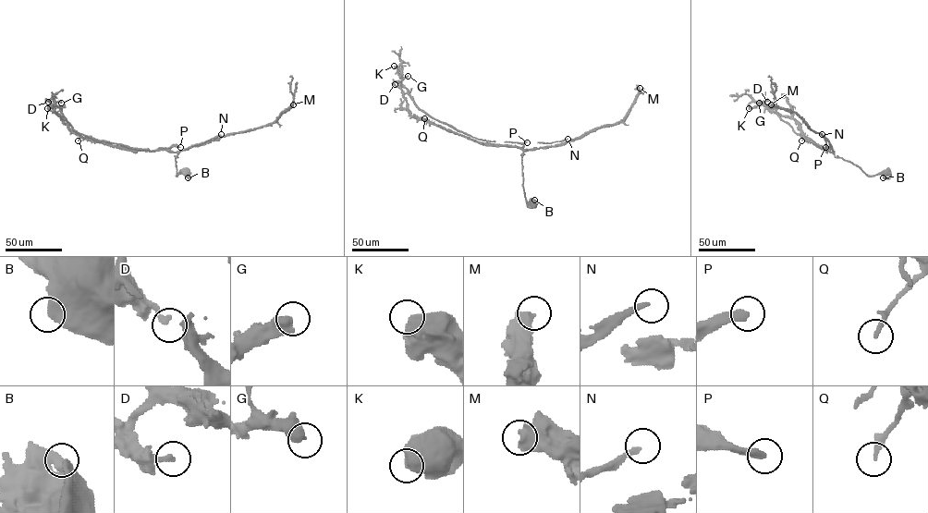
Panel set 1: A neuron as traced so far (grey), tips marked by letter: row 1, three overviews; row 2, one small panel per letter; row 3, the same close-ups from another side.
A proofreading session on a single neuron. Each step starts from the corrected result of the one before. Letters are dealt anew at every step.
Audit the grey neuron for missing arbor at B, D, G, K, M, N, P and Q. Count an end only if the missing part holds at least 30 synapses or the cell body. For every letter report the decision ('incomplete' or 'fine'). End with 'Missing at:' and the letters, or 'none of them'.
B: fine
D: fine
G: fine
K: fine
M: incomplete
N: fine
P: fine
Q: fine
Missing at: M

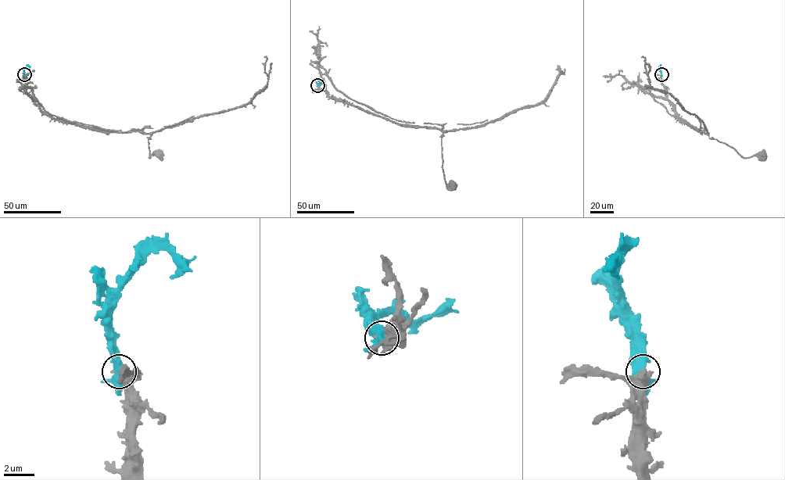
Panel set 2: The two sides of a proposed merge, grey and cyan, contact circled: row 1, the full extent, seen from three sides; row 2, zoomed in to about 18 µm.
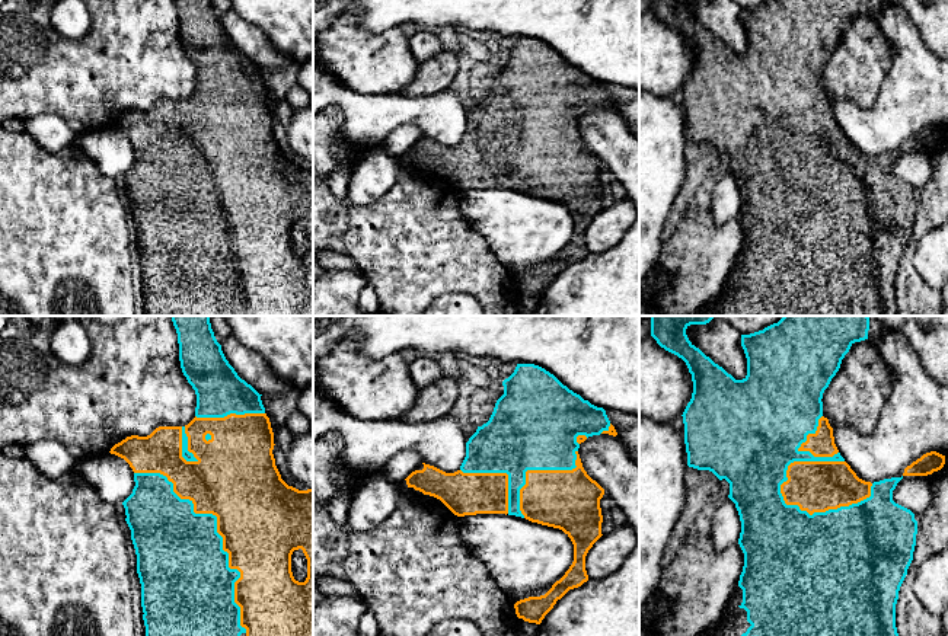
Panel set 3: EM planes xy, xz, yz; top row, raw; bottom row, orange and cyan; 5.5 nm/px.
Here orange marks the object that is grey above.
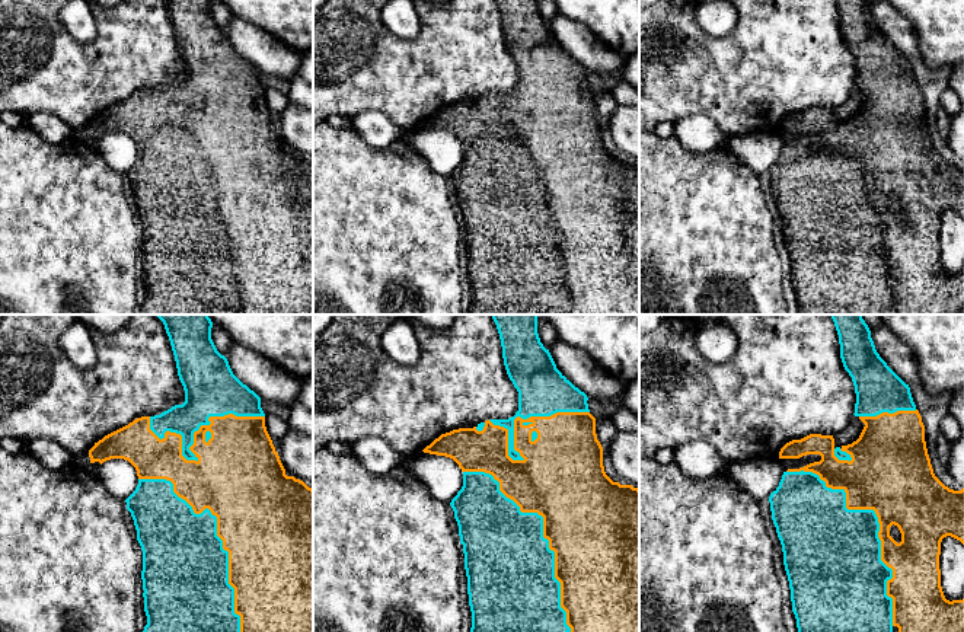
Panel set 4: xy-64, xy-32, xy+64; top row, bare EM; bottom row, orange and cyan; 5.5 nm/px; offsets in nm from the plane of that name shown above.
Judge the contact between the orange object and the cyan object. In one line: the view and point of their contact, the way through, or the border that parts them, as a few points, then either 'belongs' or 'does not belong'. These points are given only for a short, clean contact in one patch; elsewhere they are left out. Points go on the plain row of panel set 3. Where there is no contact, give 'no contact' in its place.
xy (217, 204) | belongs

